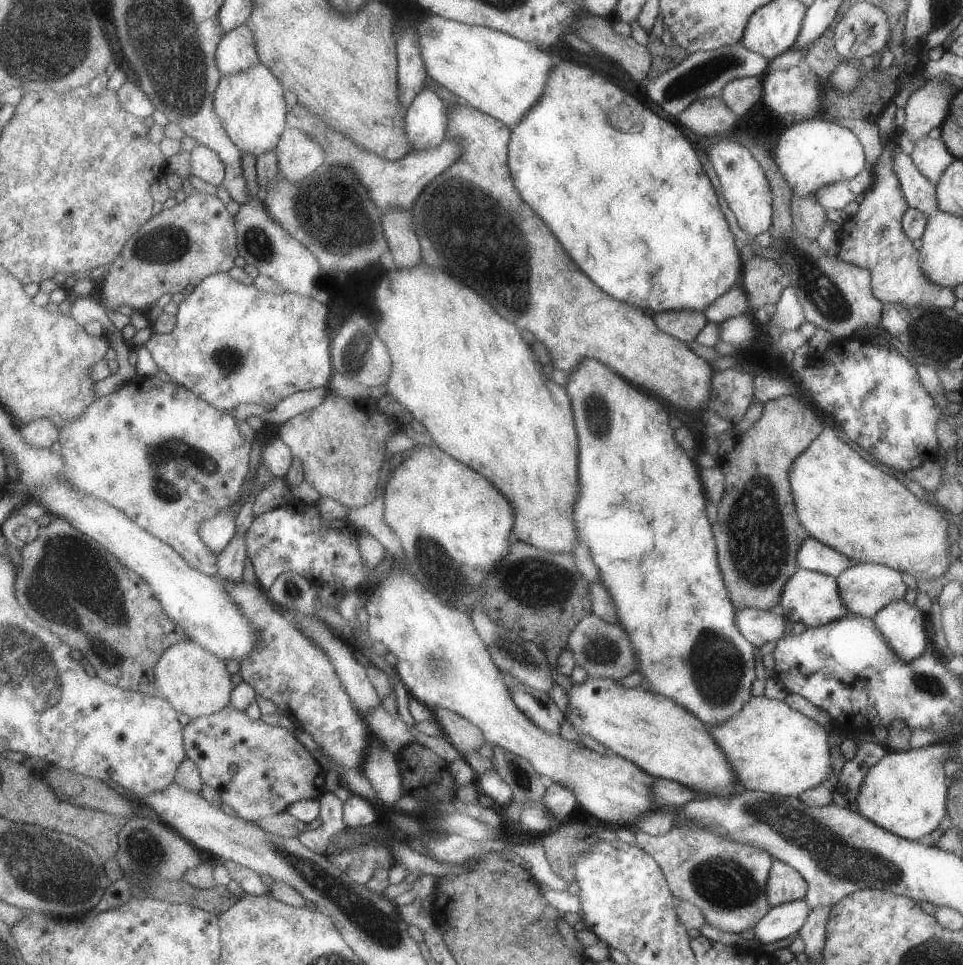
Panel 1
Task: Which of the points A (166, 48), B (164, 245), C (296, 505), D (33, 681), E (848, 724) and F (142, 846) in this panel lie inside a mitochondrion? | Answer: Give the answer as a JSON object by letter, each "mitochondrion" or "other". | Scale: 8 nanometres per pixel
{"A":"mitochondrion","B":"mitochondrion","C":"other","D":"mitochondrion","E":"other","F":"mitochondrion"}

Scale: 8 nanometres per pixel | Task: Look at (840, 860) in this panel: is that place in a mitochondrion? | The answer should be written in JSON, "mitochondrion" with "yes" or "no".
{"mitochondrion":"yes"}

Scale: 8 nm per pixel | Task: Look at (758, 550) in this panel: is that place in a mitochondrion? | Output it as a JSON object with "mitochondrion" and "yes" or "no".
{"mitochondrion":"yes"}

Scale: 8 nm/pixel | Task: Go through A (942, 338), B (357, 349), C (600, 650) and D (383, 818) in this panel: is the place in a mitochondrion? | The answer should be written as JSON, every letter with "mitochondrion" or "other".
{"A":"mitochondrion","B":"mitochondrion","C":"mitochondrion","D":"other"}

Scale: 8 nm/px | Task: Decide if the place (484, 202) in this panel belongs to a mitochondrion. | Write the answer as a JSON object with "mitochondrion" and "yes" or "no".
{"mitochondrion":"yes"}

